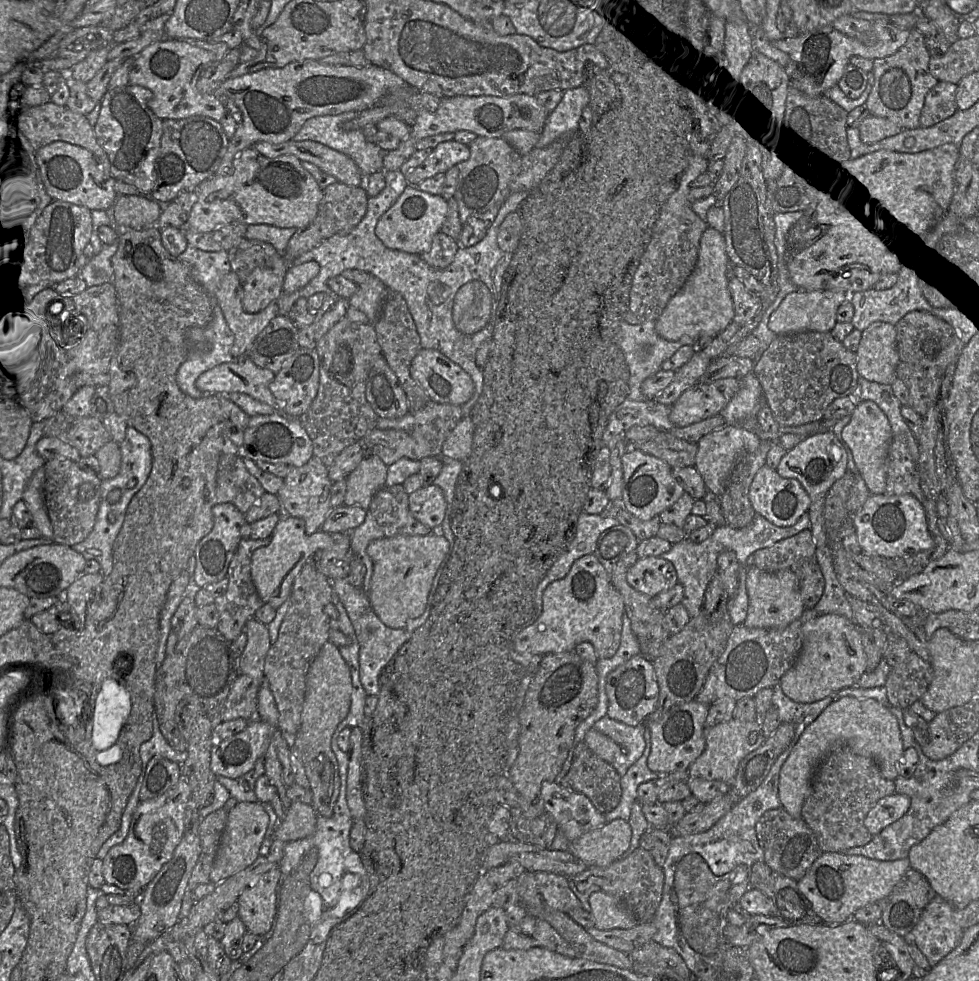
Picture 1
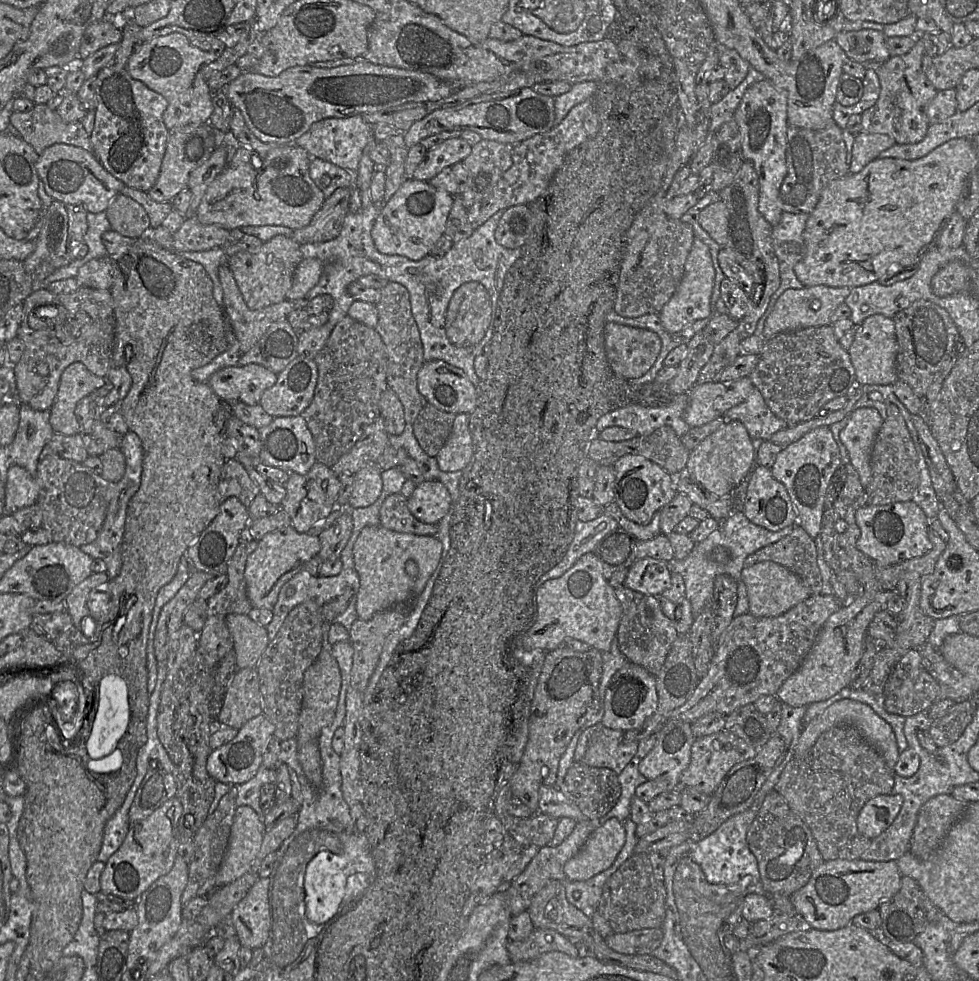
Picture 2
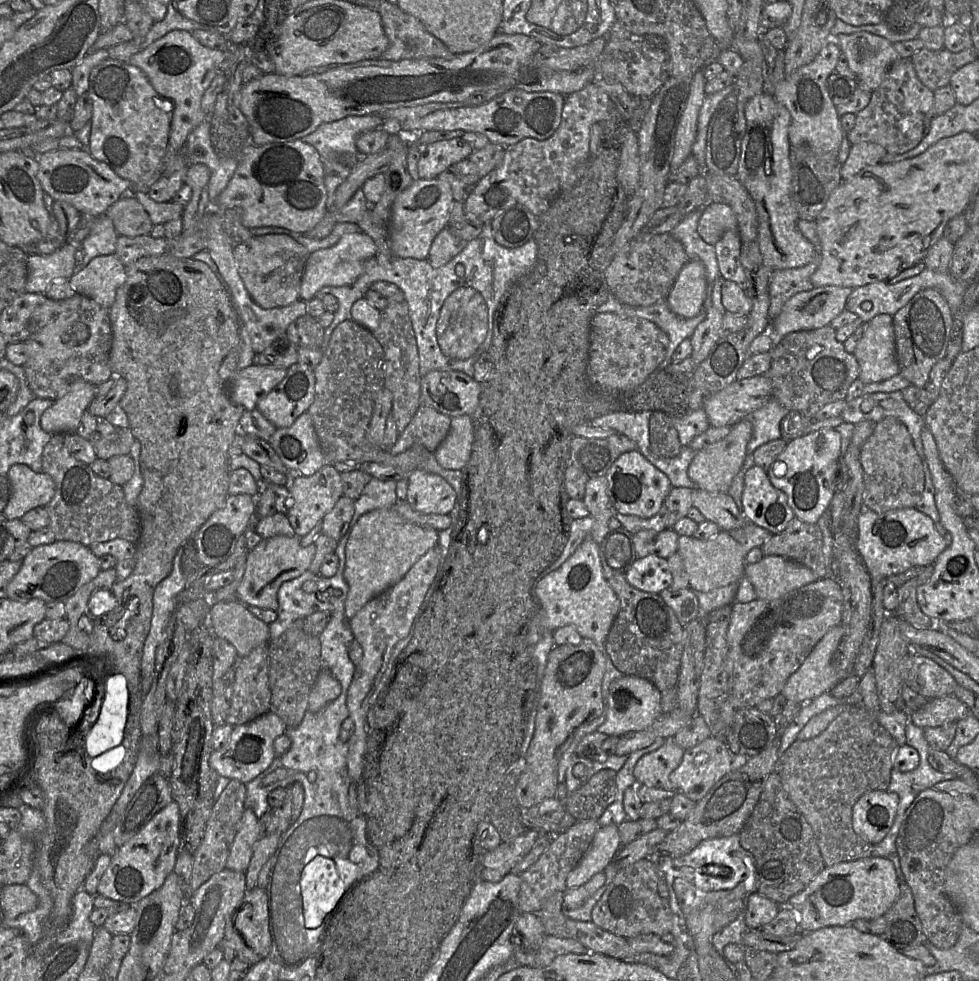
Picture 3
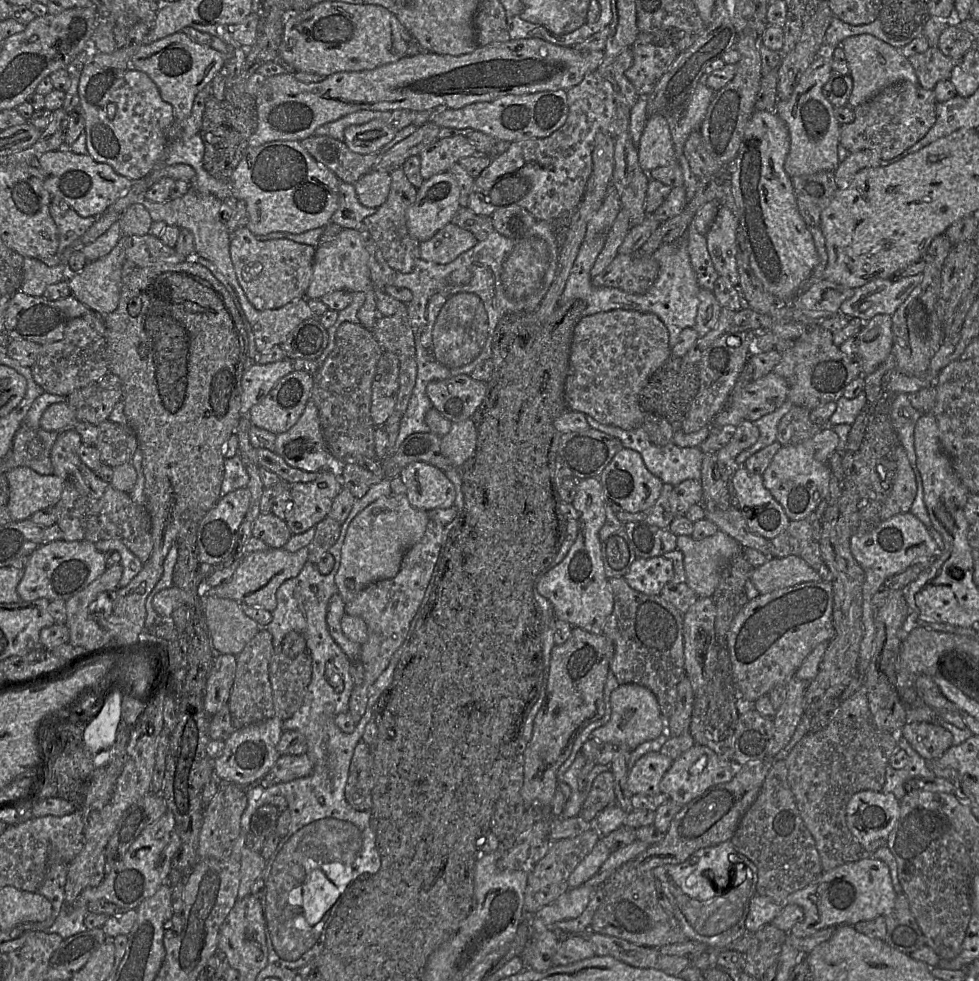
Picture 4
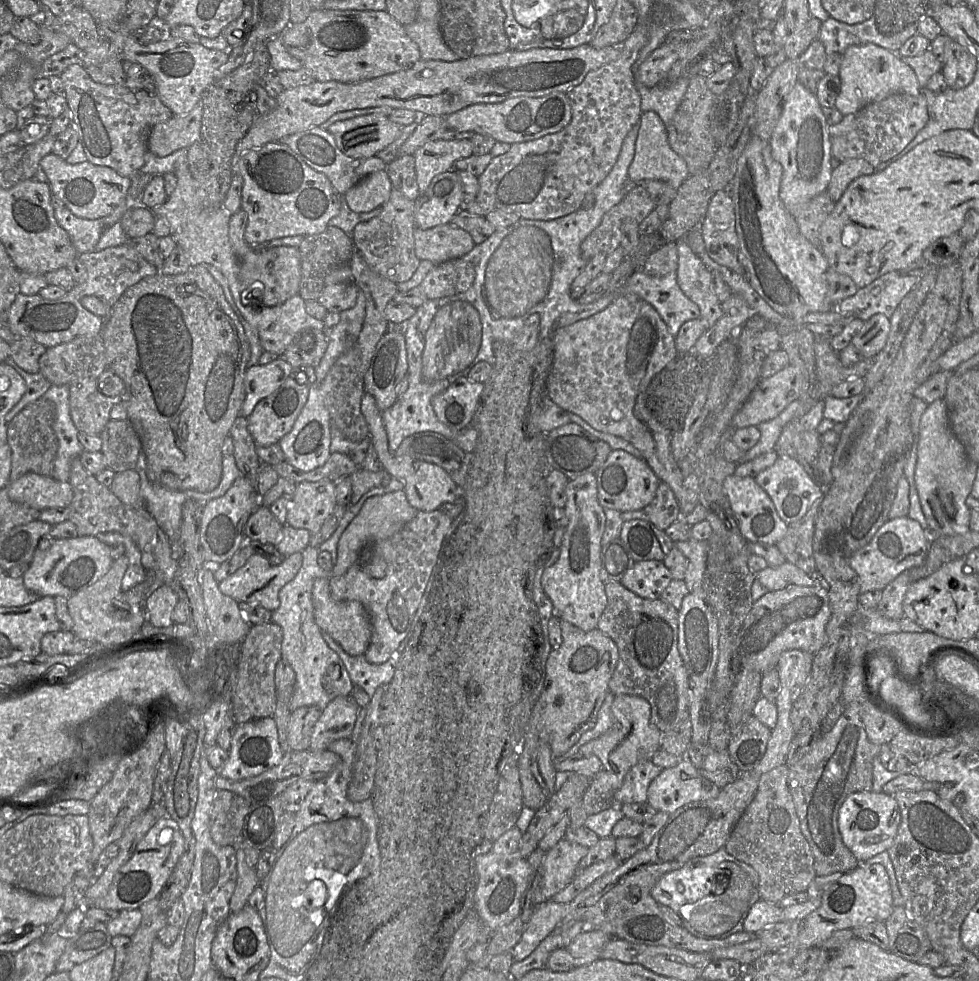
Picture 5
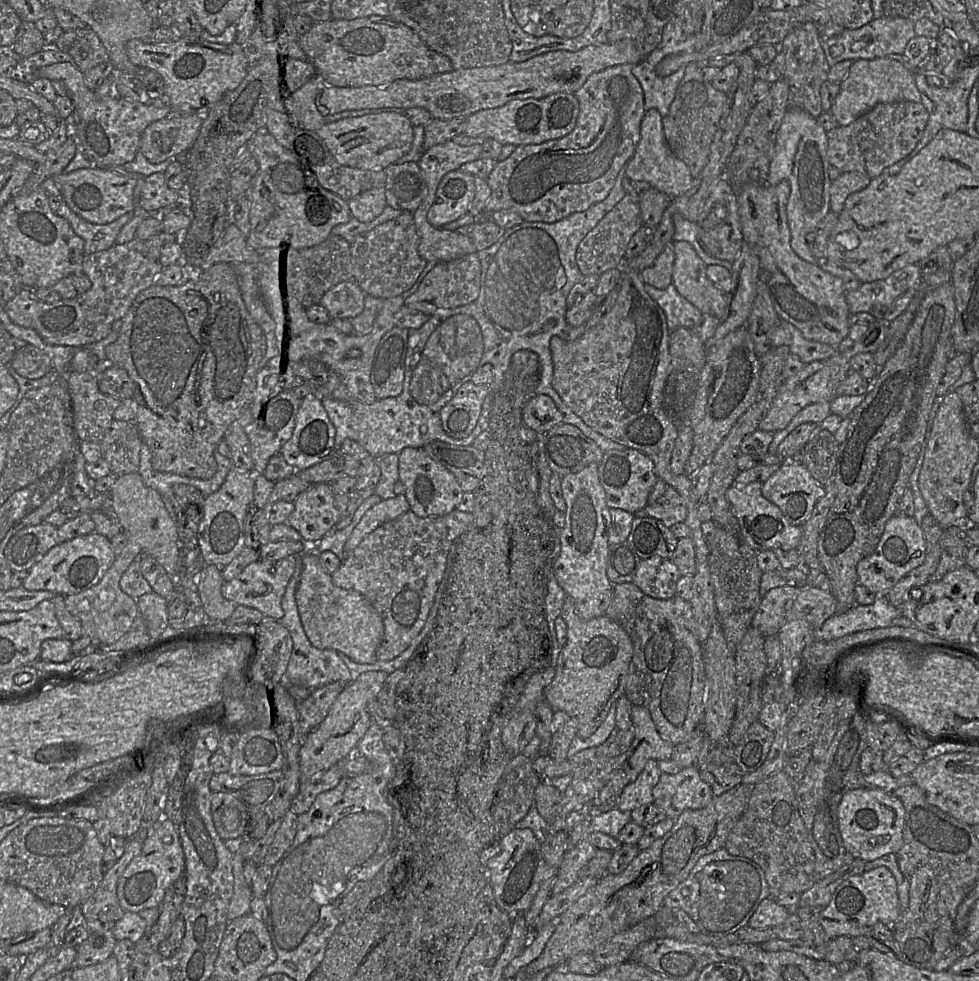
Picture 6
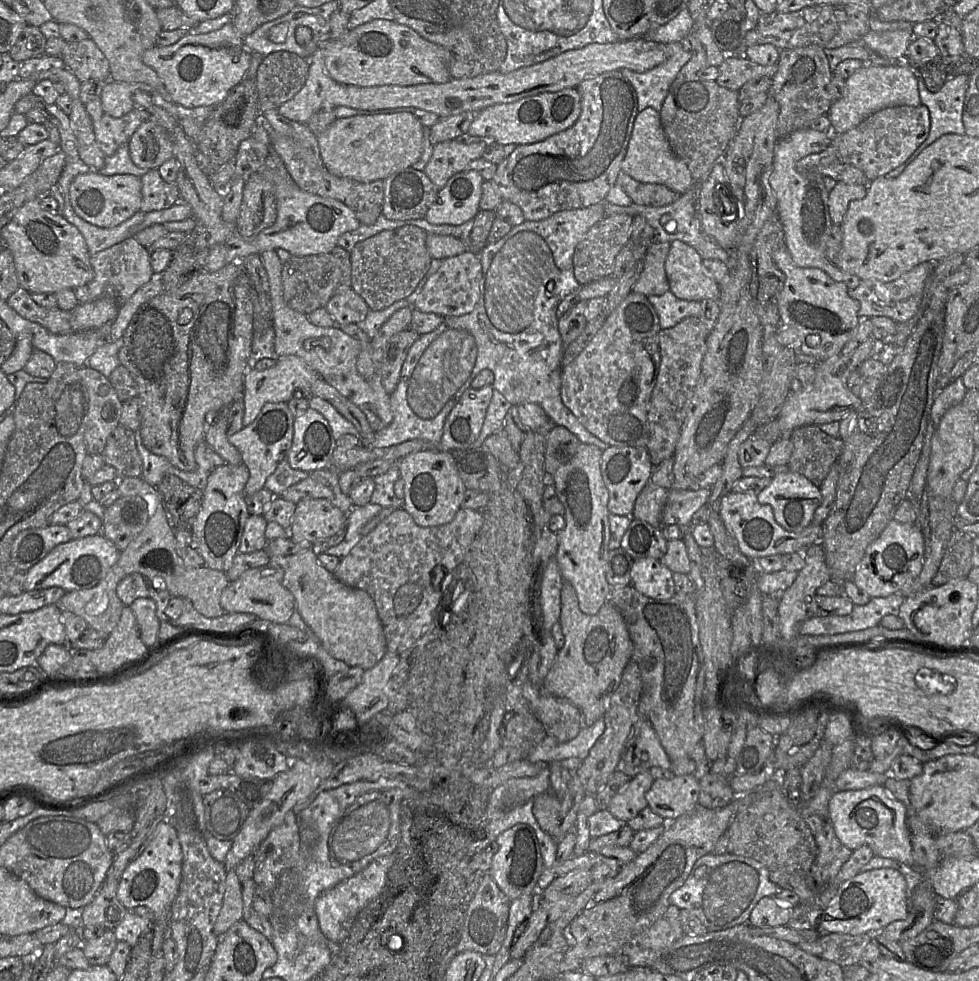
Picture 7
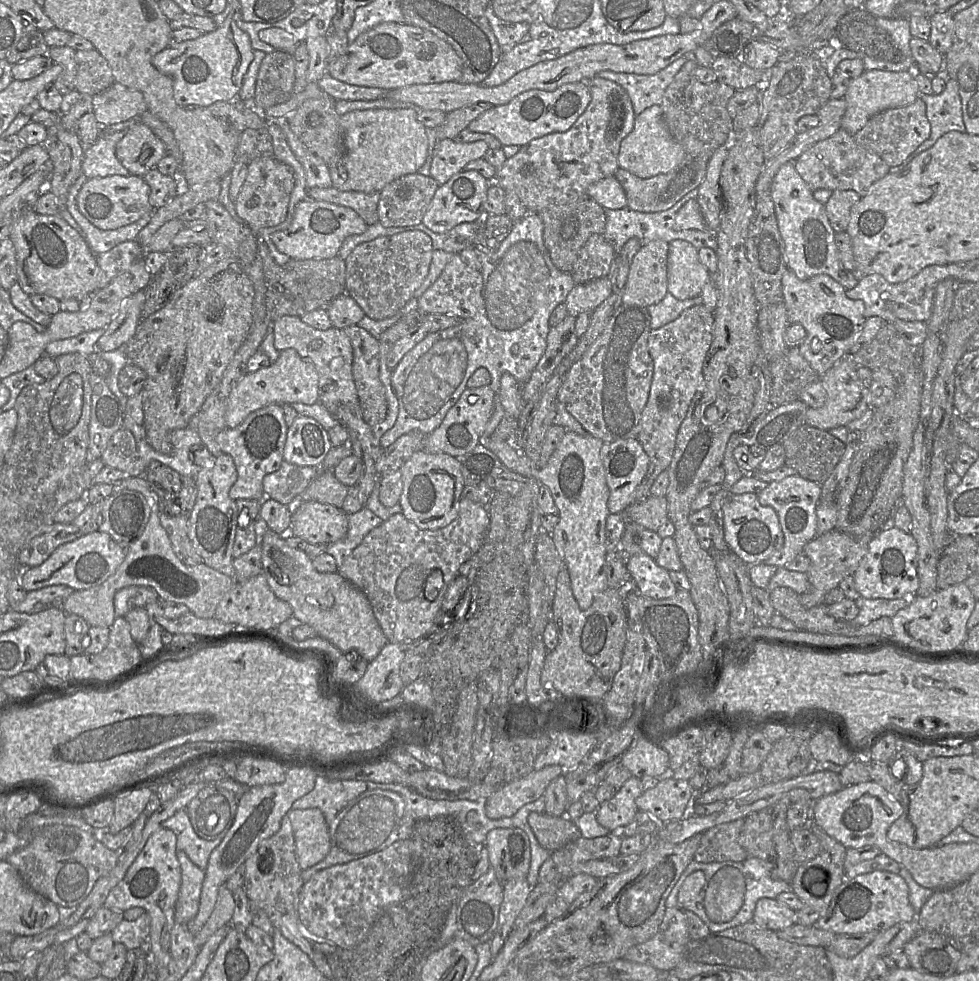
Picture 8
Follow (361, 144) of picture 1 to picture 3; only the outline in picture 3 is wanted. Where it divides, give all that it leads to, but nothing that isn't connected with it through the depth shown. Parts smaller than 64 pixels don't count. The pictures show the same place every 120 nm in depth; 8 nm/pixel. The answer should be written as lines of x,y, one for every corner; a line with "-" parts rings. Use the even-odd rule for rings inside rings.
377,115
348,116
324,123
301,138
315,147
323,161
337,161
341,155
359,155
356,138
365,131
378,129
383,119

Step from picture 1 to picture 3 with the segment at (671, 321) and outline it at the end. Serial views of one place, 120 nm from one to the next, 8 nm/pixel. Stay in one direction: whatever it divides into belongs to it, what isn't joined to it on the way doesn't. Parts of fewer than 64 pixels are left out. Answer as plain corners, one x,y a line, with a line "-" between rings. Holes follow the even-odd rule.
699,260
688,261
680,270
667,297
672,312
683,318
698,315
703,307
707,290
704,264

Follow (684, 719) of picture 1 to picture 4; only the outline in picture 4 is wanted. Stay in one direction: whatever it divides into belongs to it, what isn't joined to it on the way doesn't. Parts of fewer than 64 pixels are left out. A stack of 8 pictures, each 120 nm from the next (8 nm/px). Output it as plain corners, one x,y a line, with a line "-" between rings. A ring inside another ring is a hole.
650,752
642,756
629,770
627,787
632,795
658,795
659,784
673,759
660,752

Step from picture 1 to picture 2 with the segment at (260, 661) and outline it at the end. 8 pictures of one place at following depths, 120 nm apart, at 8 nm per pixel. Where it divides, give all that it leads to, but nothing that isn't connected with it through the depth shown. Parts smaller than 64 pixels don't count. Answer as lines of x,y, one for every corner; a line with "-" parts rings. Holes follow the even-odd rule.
230,614
225,623
233,639
238,669
256,667
270,642
266,627
243,614

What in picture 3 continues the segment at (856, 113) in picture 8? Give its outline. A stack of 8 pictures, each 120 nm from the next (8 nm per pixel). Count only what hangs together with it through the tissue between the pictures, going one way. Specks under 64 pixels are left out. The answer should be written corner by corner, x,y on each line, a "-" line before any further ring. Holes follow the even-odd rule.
869,32
840,34
834,40
845,54
849,67
856,74
857,82
870,91
874,91
881,84
890,66
901,58
890,41

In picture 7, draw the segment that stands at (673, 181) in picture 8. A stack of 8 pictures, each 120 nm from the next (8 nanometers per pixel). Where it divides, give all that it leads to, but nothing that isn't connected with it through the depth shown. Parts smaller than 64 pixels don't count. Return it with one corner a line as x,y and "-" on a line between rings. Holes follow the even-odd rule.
620,171
616,184
629,196
632,203
644,206
665,206
674,202
679,194
662,184
638,182

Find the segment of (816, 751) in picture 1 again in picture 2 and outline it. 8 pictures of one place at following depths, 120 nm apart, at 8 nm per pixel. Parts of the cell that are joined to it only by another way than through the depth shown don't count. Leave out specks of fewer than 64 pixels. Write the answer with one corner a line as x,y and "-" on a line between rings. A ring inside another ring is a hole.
842,699
834,702
821,714
817,715
806,726
804,726
795,747
794,756
803,756
813,747
822,733
841,724
850,724
854,726
863,738
880,753
886,765
894,771
900,751
898,750
896,736
892,727
880,716
878,716
870,706
851,699

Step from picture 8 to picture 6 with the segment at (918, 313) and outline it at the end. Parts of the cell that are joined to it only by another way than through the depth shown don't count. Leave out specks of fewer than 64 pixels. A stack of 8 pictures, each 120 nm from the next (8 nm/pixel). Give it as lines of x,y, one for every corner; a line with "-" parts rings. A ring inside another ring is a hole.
909,264
885,279
861,283
856,290
846,292
850,314
867,312
877,320
892,322
906,311
914,296
921,289
922,274
918,264

